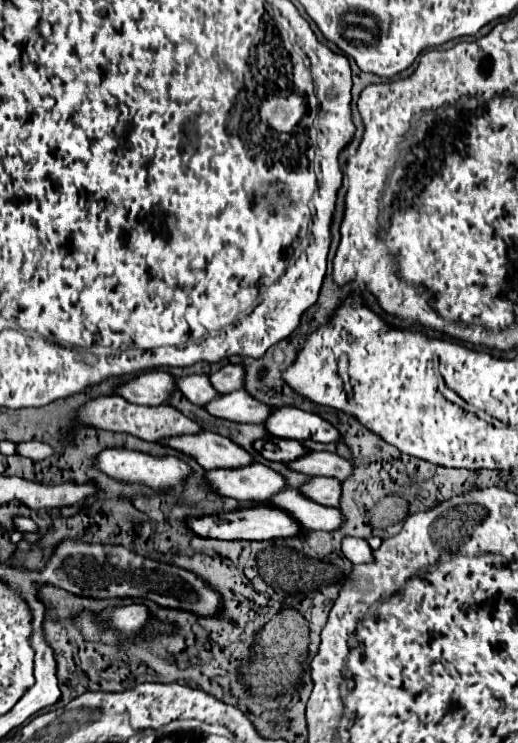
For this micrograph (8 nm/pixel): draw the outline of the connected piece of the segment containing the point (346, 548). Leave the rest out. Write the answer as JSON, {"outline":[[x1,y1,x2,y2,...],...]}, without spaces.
{"outline":[[347,536,343,538,341,542,341,552,345,554,345,558,353,564,365,564,365,562,371,562,373,560,373,554,371,554,371,548,367,544,367,540,363,538,353,538,353,536]]}

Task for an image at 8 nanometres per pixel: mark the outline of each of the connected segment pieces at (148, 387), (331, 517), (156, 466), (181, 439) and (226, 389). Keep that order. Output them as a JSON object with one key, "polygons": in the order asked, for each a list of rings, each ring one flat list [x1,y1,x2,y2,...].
{"polygons":[[[147,372,121,386,113,388,113,394,125,398,131,404,159,406,165,404,169,394,175,390,173,376,167,372]],[[281,490,271,498,271,502,261,502,267,506,279,506,279,510,287,510,299,526,305,530,337,530,343,524,343,516,337,508,321,506,299,494,297,490]],[[127,448,103,450,95,466,115,480,137,482,151,488,175,488,191,472,189,466,175,456,155,458]],[[215,432,161,438,159,444,193,458,205,470,239,468,239,466,247,466,249,462,253,462,251,456,241,446,237,446,229,438,215,434]],[[227,364,223,368,219,368,215,374,209,376,211,386,215,386,215,390,219,390,219,394,229,394,233,390,243,388,243,366,233,366]]]}

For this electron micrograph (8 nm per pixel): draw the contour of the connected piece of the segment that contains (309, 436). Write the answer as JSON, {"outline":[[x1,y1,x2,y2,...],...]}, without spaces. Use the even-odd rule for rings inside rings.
{"outline":[[277,408,269,414,267,422,263,424,267,434,275,438,287,440,313,440,313,442,337,442,341,436,339,432,321,416,303,412,299,408]]}

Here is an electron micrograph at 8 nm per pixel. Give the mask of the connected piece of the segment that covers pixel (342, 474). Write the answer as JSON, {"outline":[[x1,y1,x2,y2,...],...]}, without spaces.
{"outline":[[309,452,303,458,287,462,287,468,307,476,327,476,337,480,345,480,347,476,351,476,351,462,331,452]]}

